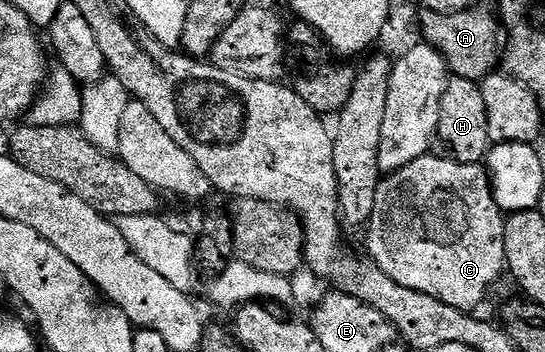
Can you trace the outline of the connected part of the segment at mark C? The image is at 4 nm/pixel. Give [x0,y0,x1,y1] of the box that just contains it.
[366,154,506,313]

